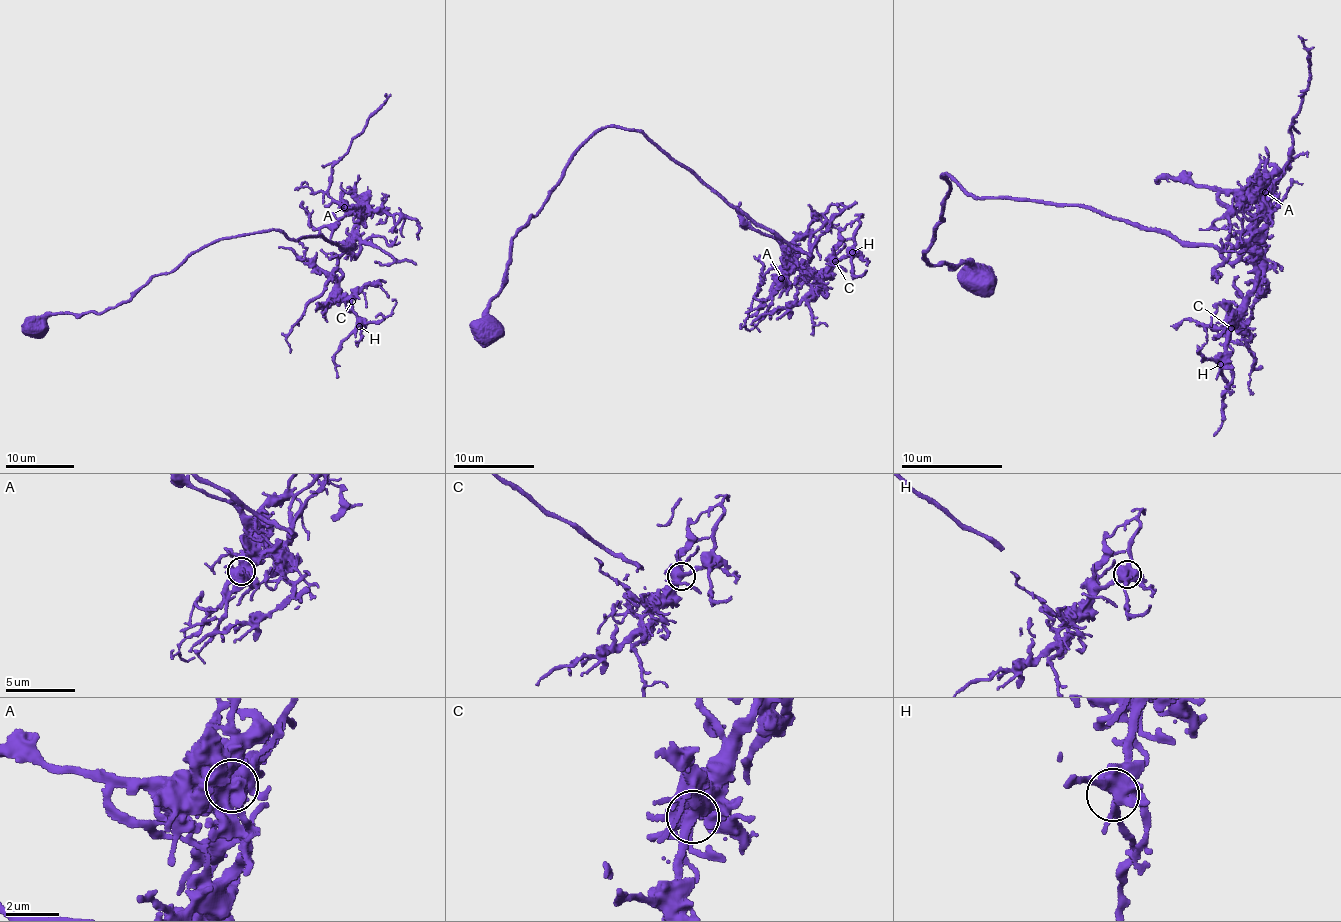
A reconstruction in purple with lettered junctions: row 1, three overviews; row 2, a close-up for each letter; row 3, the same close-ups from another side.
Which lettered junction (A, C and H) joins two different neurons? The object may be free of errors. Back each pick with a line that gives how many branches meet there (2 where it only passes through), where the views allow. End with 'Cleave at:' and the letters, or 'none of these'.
Cleave at: none of these

